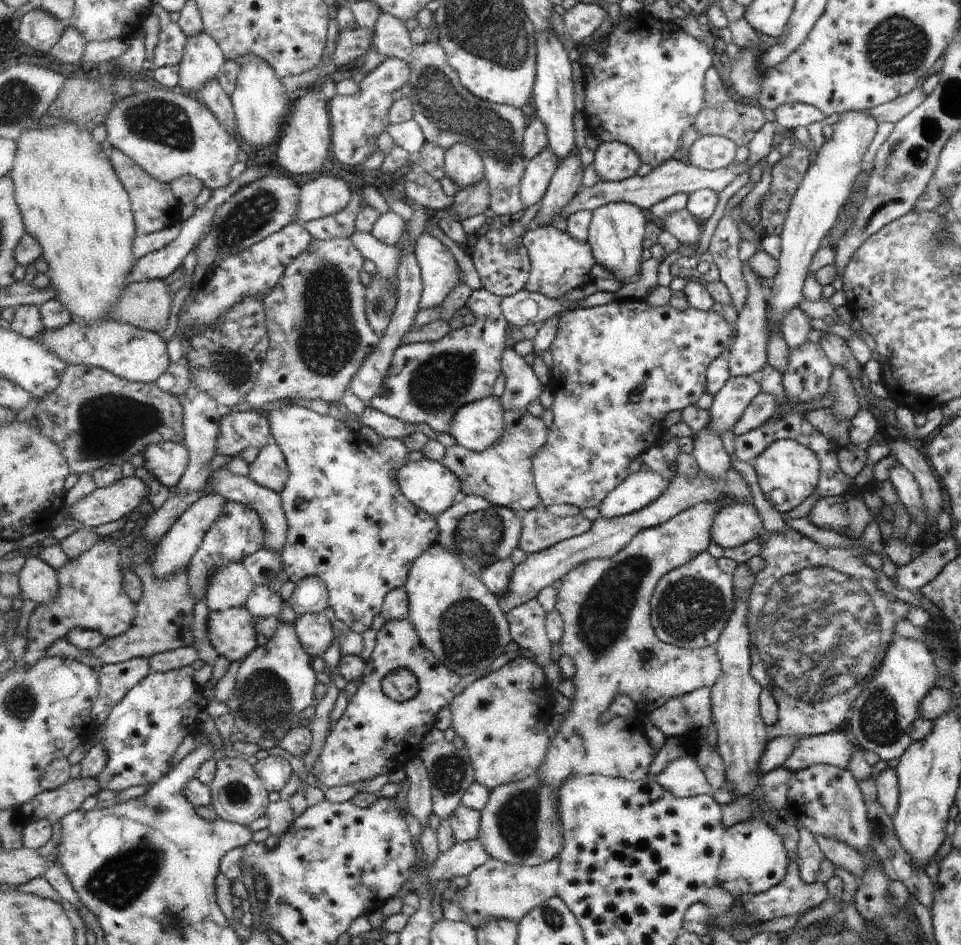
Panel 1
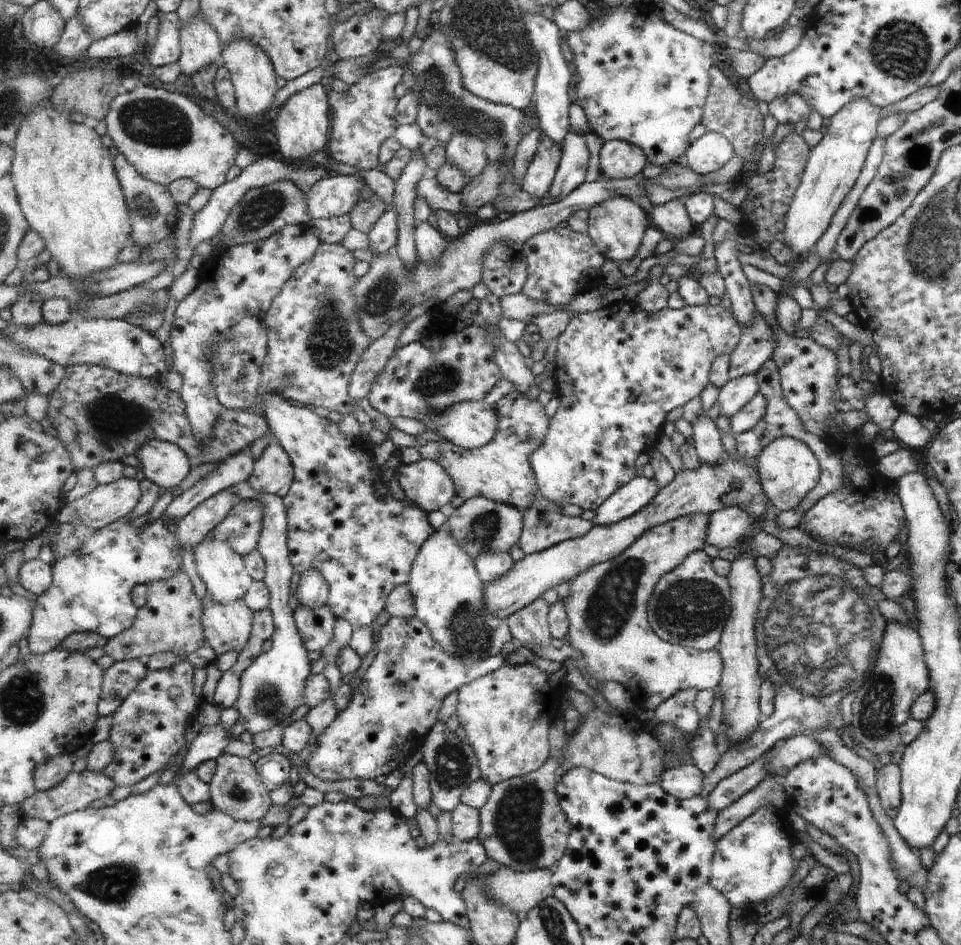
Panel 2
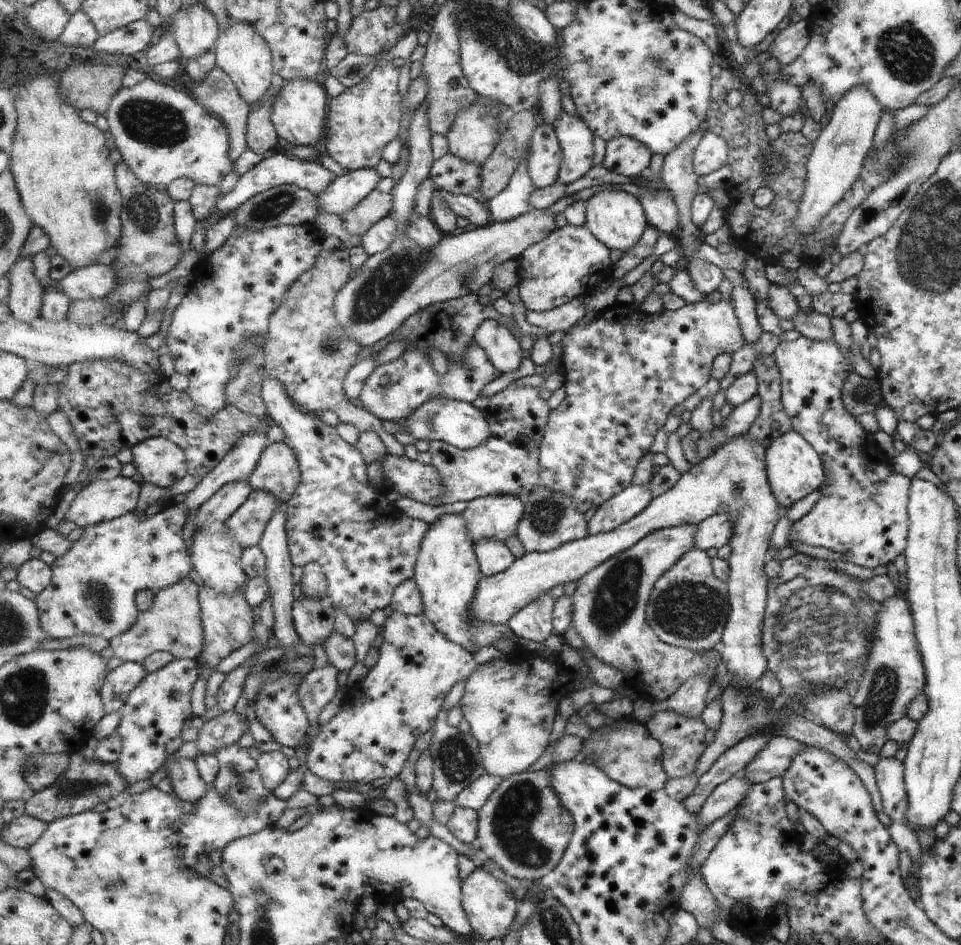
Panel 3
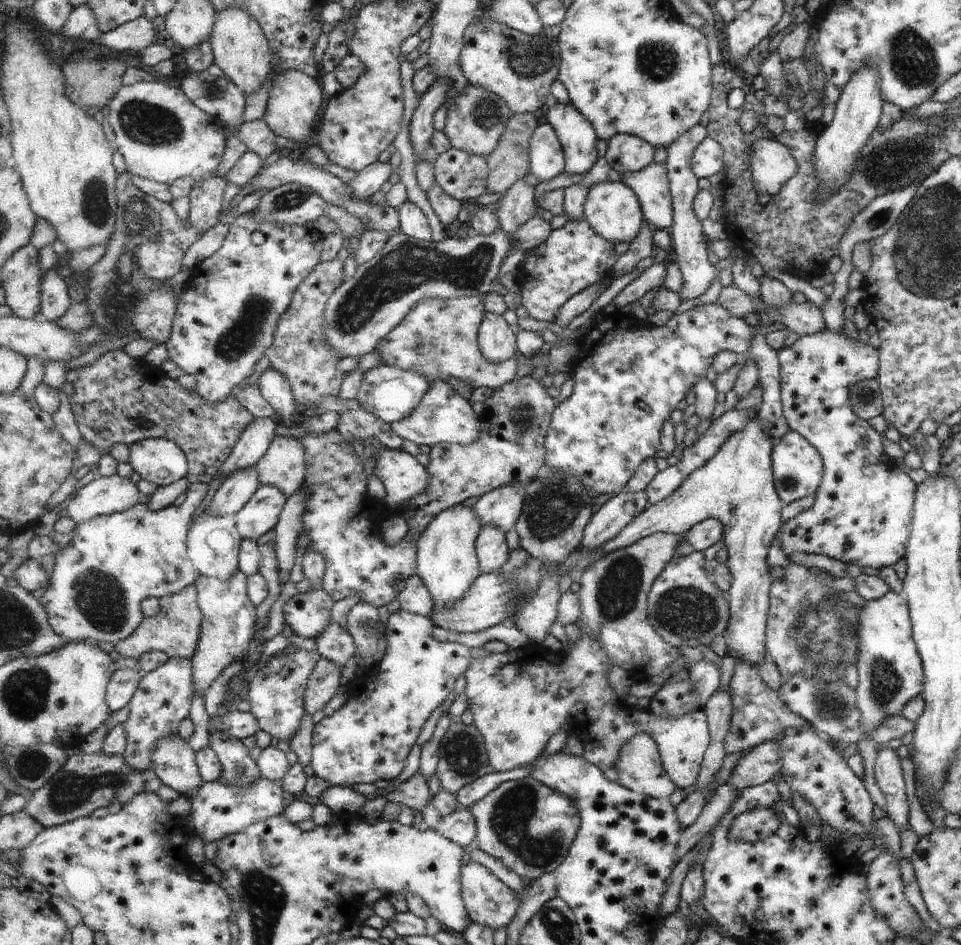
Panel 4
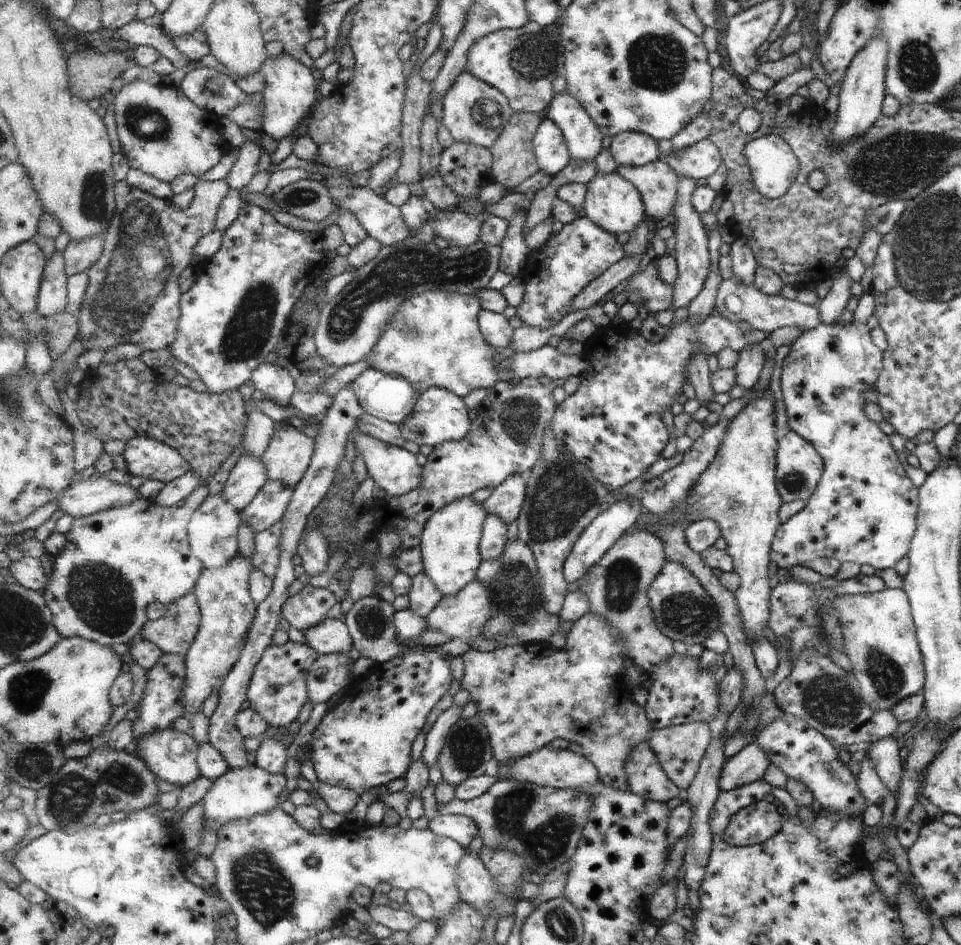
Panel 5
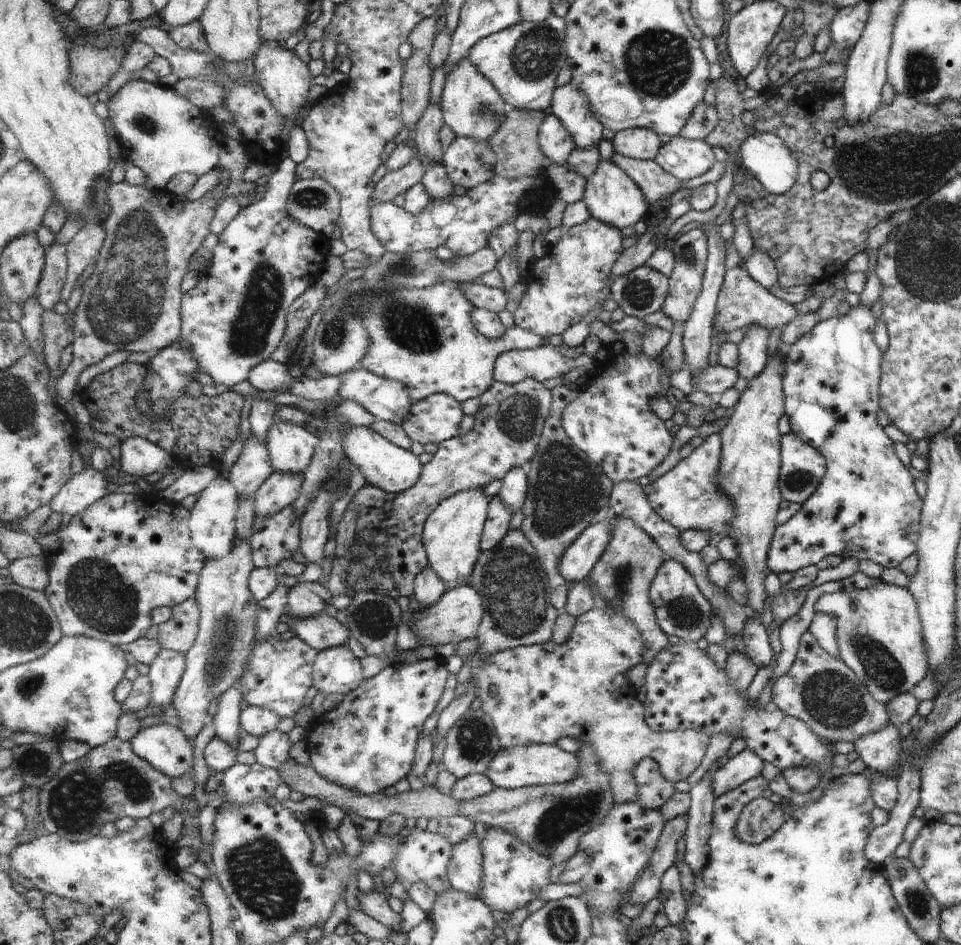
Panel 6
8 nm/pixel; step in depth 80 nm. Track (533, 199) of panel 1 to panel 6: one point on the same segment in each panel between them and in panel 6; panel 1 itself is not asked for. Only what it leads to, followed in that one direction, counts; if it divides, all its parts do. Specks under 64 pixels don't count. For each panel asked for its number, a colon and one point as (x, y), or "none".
2: (539, 179)
3: (546, 155)
4: (548, 159)
5: (553, 155)
6: (556, 141)

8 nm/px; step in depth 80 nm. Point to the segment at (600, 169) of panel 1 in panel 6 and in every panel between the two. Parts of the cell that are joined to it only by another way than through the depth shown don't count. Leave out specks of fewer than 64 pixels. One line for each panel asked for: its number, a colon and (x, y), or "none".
2: (619, 159)
3: (624, 155)
4: (626, 153)
5: (630, 148)
6: (643, 144)

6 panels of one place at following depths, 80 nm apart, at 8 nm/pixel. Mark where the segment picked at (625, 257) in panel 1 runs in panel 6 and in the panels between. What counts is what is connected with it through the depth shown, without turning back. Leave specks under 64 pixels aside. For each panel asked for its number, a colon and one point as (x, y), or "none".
2: (617, 225)
3: (618, 219)
4: (613, 209)
5: (612, 201)
6: (614, 197)

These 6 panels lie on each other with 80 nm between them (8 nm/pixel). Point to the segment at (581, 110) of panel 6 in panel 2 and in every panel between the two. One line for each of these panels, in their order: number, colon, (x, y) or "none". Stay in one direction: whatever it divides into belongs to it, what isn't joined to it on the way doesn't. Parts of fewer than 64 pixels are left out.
2: (572, 170)
3: (576, 138)
4: (579, 138)
5: (583, 134)

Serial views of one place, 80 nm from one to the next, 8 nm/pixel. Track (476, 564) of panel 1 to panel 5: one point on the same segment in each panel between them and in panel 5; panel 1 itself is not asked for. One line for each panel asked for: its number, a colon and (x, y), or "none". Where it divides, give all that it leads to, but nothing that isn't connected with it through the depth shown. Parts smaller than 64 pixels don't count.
2: (481, 524)
3: (497, 517)
4: (502, 507)
5: (507, 501)

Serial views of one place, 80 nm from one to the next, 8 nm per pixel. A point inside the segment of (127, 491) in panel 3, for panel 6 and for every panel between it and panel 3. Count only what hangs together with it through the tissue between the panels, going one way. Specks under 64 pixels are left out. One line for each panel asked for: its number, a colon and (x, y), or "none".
4: (106, 495)
5: (89, 495)
6: (84, 489)

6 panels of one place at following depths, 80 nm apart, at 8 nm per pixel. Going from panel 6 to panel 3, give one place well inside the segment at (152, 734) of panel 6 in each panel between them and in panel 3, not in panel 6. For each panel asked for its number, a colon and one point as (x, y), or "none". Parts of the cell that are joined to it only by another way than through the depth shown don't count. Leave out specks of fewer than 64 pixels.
3: (183, 773)
4: (175, 764)
5: (173, 755)

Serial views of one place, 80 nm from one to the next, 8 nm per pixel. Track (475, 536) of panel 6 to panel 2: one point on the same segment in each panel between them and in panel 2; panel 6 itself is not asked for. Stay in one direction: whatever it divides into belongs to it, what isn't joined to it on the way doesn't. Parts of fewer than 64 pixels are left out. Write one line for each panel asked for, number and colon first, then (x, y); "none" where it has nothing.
2: (449, 592)
3: (448, 572)
4: (448, 561)
5: (451, 540)

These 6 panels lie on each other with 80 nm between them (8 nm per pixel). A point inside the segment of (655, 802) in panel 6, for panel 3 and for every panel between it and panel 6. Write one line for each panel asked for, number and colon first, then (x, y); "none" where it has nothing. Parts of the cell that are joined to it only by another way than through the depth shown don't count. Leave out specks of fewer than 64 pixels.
3: (628, 752)
4: (640, 768)
5: (646, 776)

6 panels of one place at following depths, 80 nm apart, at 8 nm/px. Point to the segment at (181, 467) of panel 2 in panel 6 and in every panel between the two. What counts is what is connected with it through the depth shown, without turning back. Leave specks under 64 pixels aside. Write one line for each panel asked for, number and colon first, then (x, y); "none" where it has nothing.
3: (160, 461)
4: (161, 461)
5: (147, 458)
6: (140, 457)

